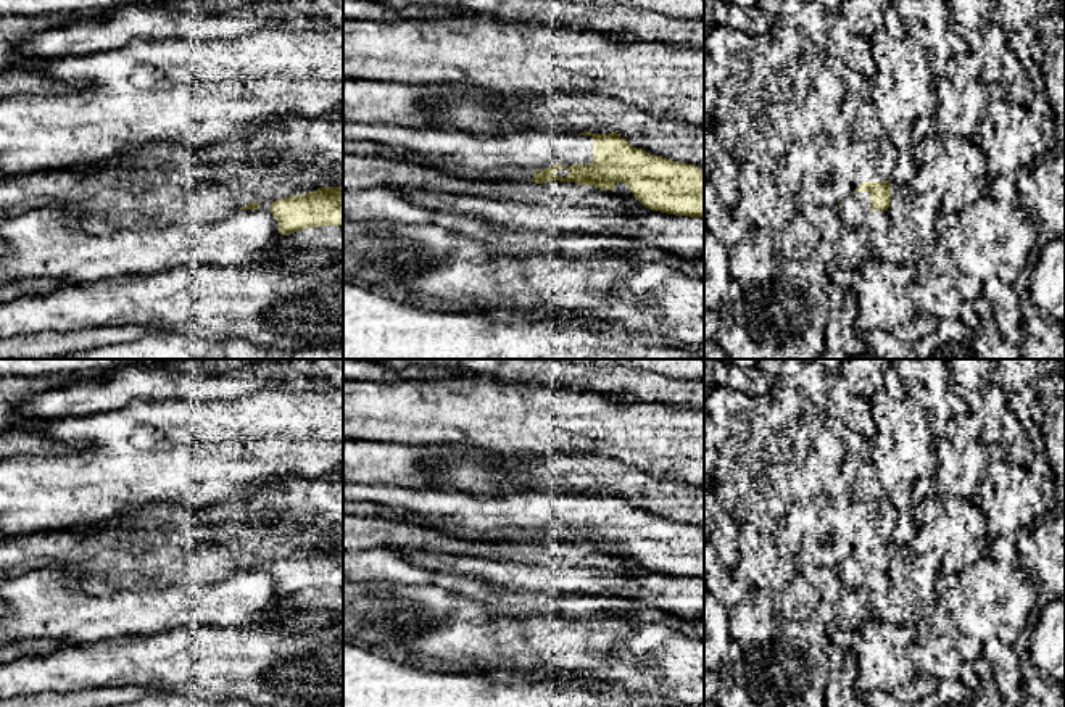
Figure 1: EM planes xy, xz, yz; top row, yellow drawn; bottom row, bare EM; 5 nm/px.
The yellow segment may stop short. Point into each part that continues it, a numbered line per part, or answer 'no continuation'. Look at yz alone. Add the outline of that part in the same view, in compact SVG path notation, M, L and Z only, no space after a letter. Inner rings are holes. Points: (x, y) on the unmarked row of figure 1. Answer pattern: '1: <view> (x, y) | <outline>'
1: yz (853, 572) | M854 552L838 565L838 578L843 588L857 589L865 586L865 580L870 573L870 554Z

